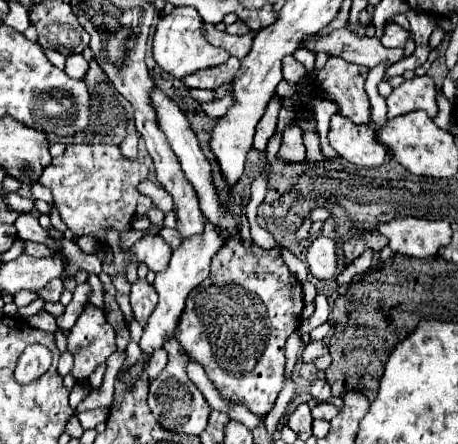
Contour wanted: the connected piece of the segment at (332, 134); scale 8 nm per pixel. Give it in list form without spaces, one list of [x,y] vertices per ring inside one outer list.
[[[332,115],[328,141],[340,157],[360,167],[378,167],[388,155],[386,147],[374,139],[370,125],[356,125],[342,115]]]

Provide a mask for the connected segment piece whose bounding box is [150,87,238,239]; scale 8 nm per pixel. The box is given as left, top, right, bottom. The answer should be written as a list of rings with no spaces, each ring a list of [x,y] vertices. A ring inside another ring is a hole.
[[[156,87],[152,89],[150,101],[152,101],[152,107],[154,107],[156,115],[158,115],[160,129],[162,129],[162,133],[166,135],[172,151],[176,153],[176,157],[178,157],[178,161],[180,161],[180,165],[182,165],[182,171],[184,171],[184,175],[186,175],[186,179],[194,185],[194,189],[196,189],[196,193],[198,193],[200,209],[202,209],[202,213],[204,213],[204,217],[210,219],[210,221],[224,233],[224,237],[228,239],[230,235],[234,235],[234,233],[238,231],[238,225],[234,223],[232,215],[222,207],[222,203],[220,203],[220,199],[218,199],[218,195],[216,195],[216,191],[214,191],[212,175],[210,175],[210,163],[208,163],[206,157],[202,155],[202,149],[200,149],[200,145],[198,145],[198,139],[196,139],[194,131],[190,129],[190,123],[188,123],[186,115],[180,111],[178,103],[174,103],[170,97],[166,97],[166,95],[164,95],[160,89],[156,89]]]

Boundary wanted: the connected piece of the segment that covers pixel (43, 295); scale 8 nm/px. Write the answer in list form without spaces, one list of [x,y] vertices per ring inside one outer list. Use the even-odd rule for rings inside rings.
[[[52,279],[52,281],[50,281],[46,287],[42,287],[42,291],[38,291],[36,295],[38,295],[40,299],[44,299],[44,301],[52,301],[52,303],[56,303],[56,301],[60,299],[62,291],[64,291],[62,281],[60,281],[60,279]]]

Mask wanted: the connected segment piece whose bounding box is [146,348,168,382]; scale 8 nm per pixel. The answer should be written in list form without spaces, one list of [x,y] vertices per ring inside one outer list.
[[[164,348],[158,349],[152,353],[146,373],[148,374],[149,382],[154,380],[159,373],[164,369],[168,362],[168,354]]]

